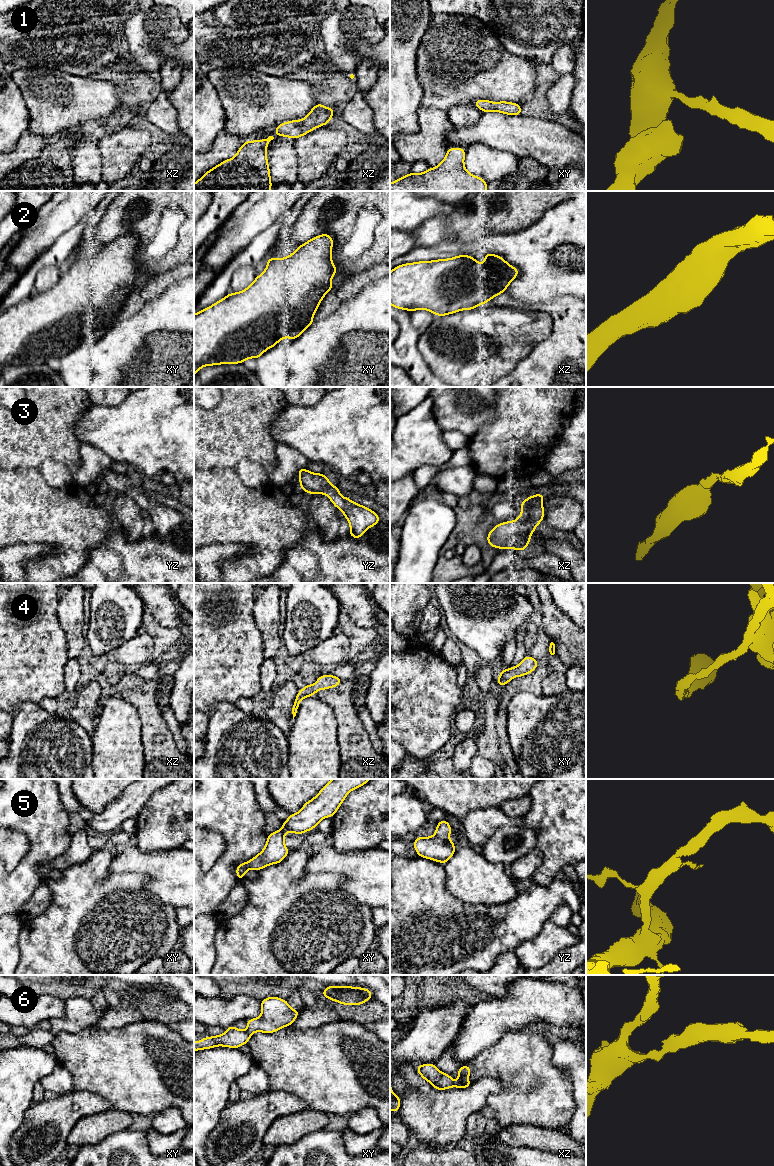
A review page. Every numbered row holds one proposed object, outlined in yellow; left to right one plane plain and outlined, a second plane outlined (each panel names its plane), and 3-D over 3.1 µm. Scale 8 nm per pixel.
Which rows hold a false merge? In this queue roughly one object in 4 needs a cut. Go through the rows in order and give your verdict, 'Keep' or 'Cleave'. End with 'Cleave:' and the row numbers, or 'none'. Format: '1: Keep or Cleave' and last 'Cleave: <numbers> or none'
1: Keep
2: Keep
3: Keep
4: Keep
5: Keep
6: Keep
Cleave: none

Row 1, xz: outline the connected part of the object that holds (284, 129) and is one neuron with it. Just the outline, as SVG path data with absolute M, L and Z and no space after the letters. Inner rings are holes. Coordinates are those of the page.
M318 103L305 118L282 123L275 128L275 133L277 136L293 139L304 136L320 126L327 125L333 117L333 111L334 108L327 108Z

